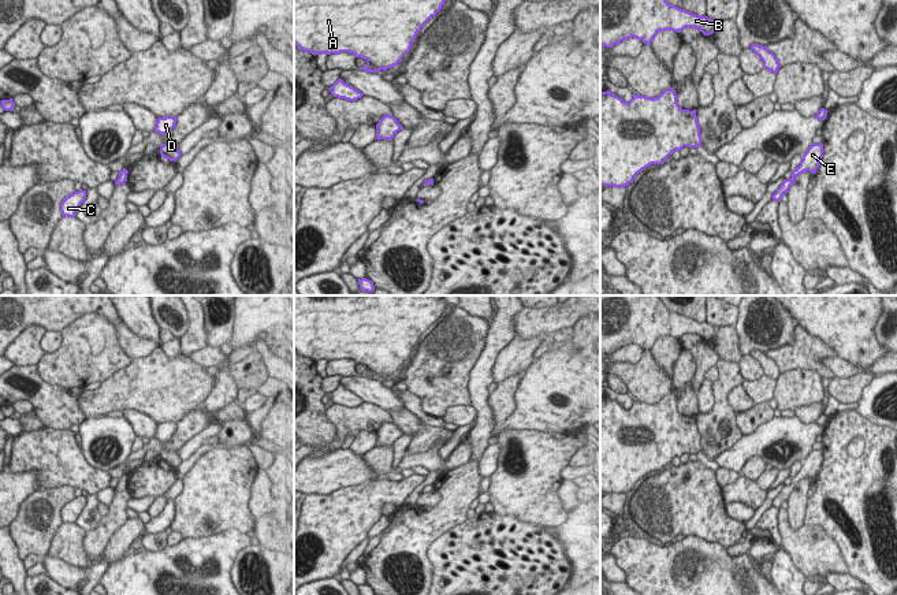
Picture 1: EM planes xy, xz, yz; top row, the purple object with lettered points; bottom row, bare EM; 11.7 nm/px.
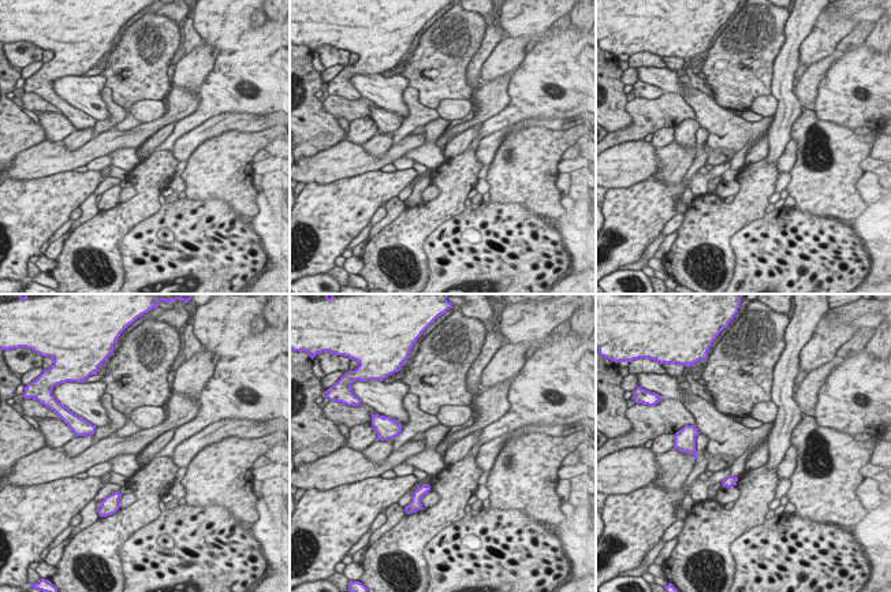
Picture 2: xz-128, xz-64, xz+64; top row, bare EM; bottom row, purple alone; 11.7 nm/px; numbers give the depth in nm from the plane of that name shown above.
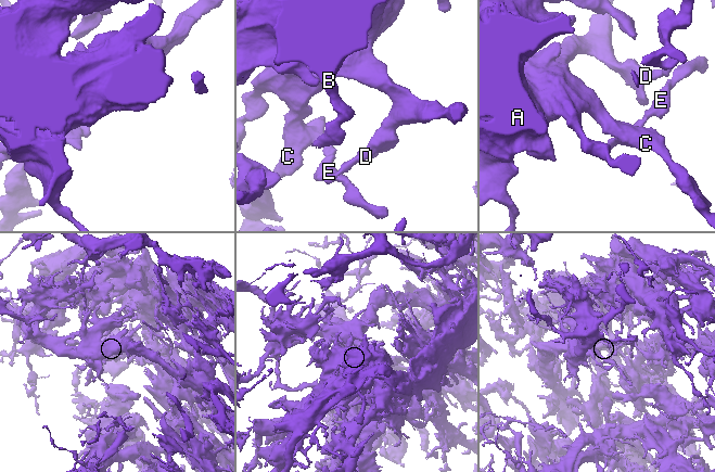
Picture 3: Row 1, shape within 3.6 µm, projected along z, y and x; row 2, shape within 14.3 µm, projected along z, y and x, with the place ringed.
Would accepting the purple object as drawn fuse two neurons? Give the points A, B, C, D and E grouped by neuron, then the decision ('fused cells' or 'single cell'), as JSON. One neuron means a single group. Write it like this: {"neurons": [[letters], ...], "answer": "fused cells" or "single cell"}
{"neurons": [["A", "B", "C", "D", "E"]], "answer": "single cell"}

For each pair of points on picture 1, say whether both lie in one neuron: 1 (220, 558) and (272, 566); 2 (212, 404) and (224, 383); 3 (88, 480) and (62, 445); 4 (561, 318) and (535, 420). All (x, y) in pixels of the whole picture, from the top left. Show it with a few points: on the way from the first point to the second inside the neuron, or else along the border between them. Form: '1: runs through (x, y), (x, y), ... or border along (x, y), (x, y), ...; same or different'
1: border along (249, 543), (235, 556), (230, 569), (230, 580); different
2: runs through (218, 398), (224, 389); same
3: runs through (79, 472), (62, 453); same
4: runs through (558, 344), (558, 357), (543, 375), (535, 394); same

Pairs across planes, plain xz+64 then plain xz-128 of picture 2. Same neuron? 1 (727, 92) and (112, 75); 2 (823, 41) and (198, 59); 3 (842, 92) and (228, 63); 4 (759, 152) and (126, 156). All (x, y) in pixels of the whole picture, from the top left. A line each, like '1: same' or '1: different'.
1: same
2: same
3: same
4: different

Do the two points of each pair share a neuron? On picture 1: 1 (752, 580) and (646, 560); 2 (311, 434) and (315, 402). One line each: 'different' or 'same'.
1: same
2: same

